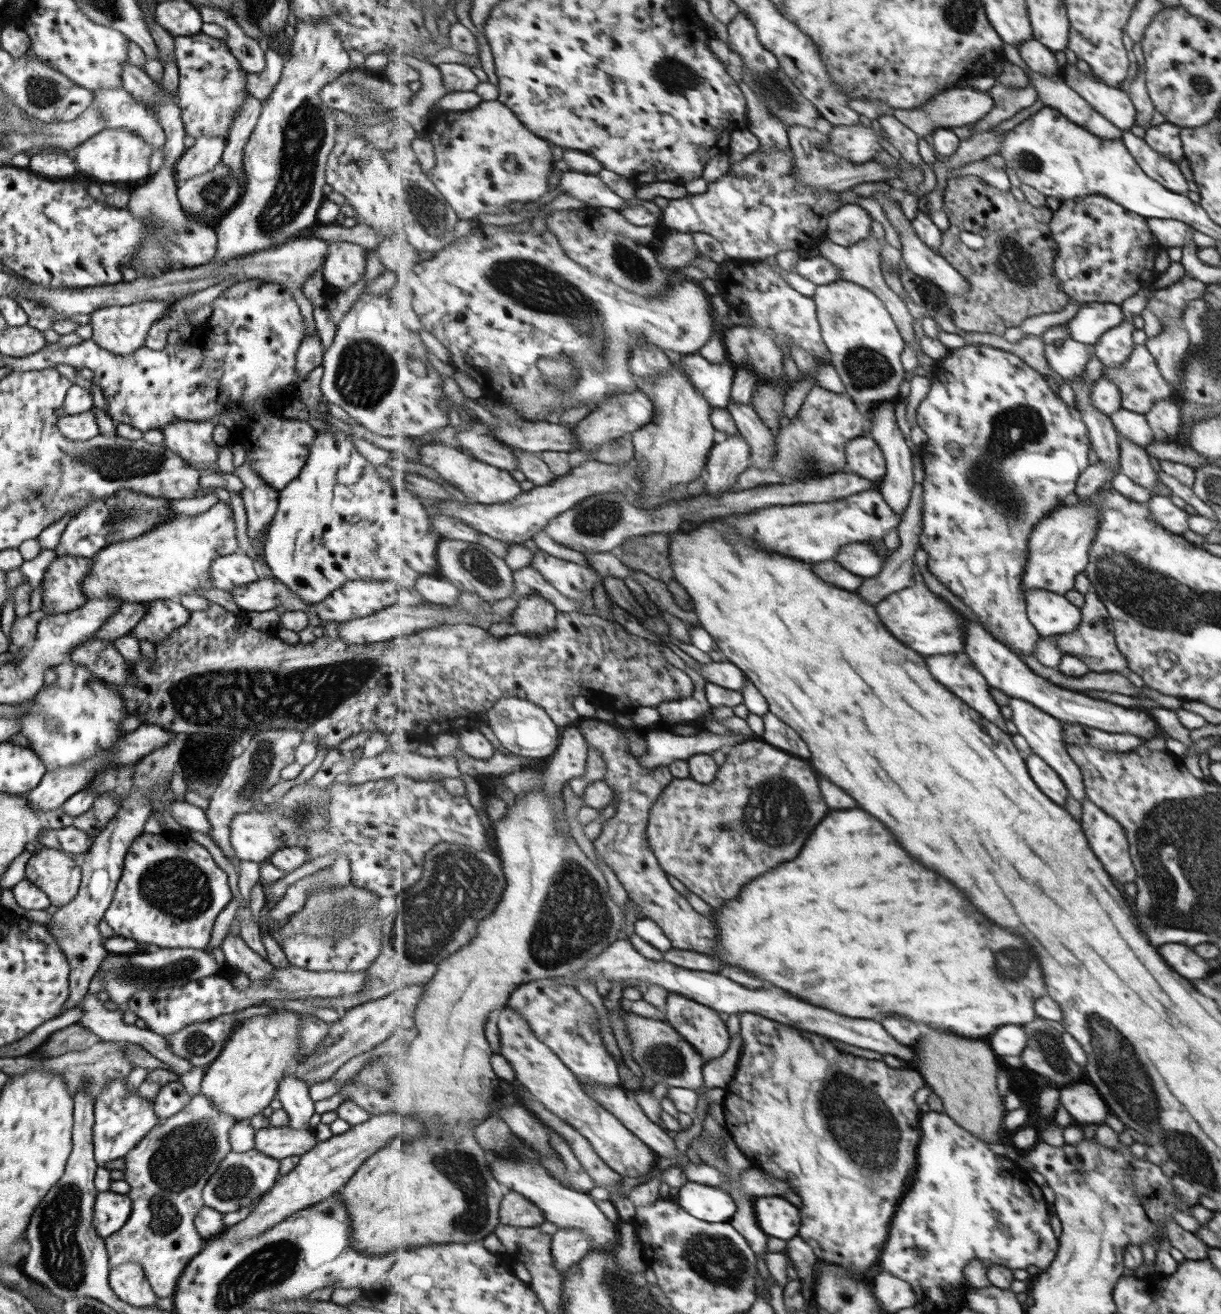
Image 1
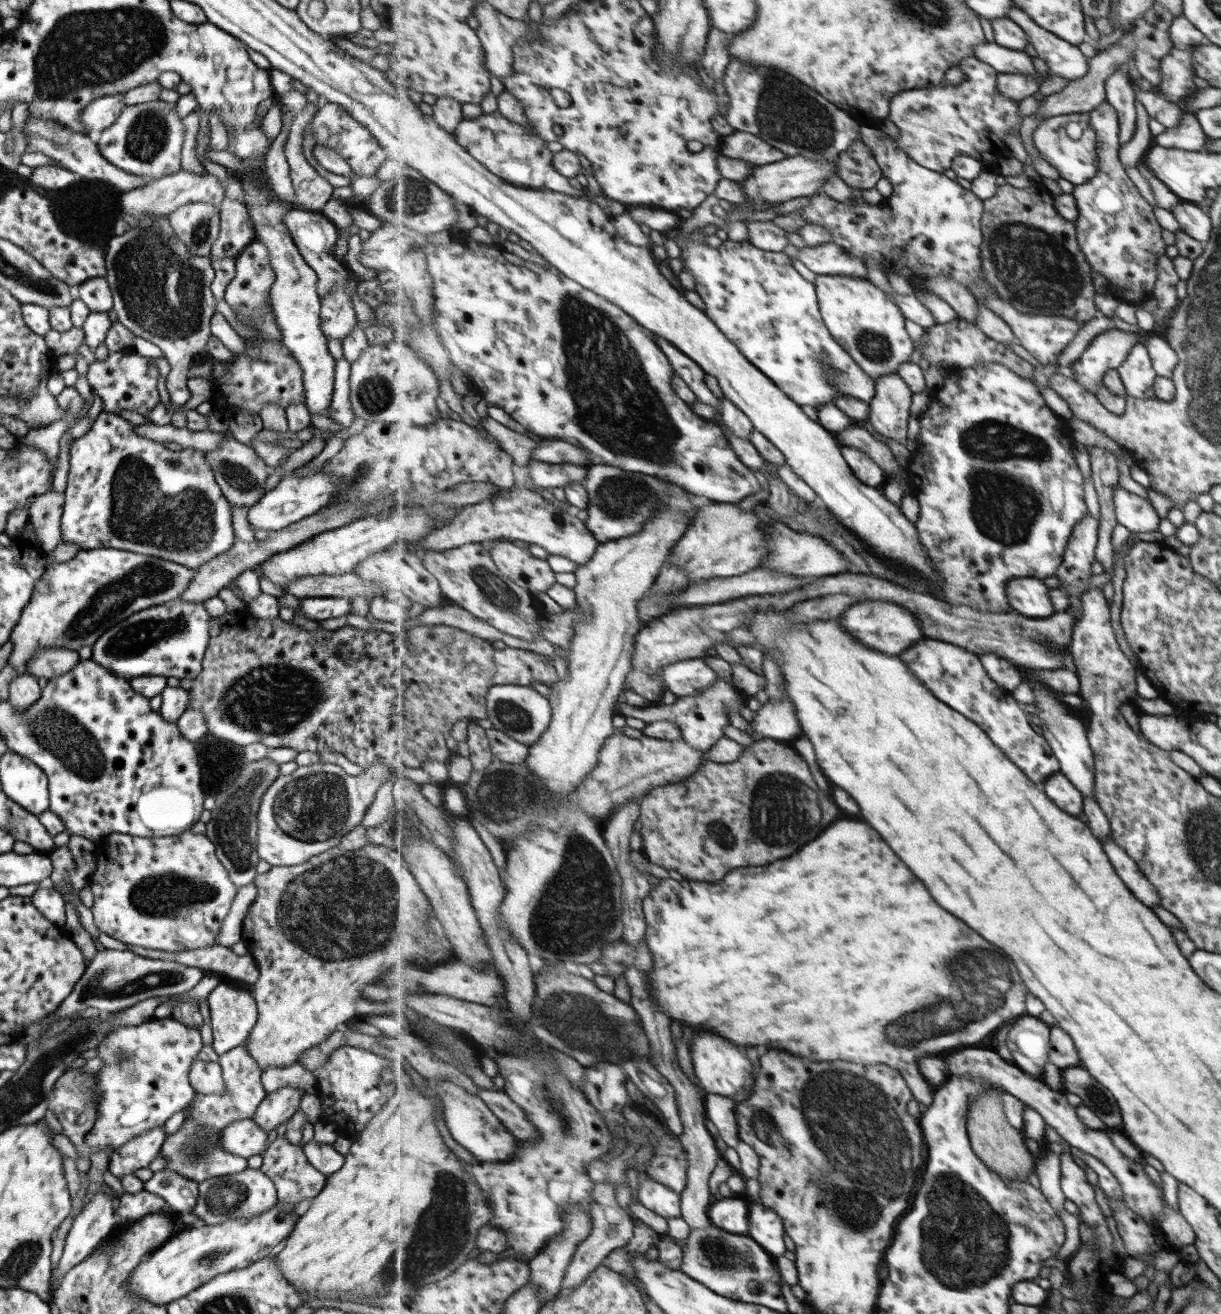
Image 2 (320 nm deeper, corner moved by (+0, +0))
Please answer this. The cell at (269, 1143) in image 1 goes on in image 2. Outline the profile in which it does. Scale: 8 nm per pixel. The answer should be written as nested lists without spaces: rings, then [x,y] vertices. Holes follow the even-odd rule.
[[[251,1119],[234,1120],[222,1128],[219,1147],[233,1156],[246,1159],[266,1149],[267,1133]]]

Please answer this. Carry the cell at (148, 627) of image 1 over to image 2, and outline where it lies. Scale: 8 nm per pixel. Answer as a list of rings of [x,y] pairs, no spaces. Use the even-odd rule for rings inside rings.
[[[178,597],[134,612],[104,630],[90,646],[90,660],[126,681],[145,675],[189,679],[201,671],[201,660],[208,643],[209,621],[210,616],[201,603],[183,602]]]

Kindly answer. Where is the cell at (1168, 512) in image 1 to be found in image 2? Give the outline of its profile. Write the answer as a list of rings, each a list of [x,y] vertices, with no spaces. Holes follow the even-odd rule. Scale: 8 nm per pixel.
[[[1115,483],[1112,503],[1115,521],[1130,533],[1150,533],[1158,530],[1160,519],[1147,499],[1128,492]]]

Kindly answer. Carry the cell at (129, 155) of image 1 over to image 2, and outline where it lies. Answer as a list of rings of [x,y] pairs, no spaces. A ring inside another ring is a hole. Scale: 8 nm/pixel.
[[[158,98],[132,106],[124,106],[117,119],[100,131],[96,144],[100,155],[109,164],[139,177],[159,179],[180,170],[180,152],[183,144],[183,126],[167,103]]]

